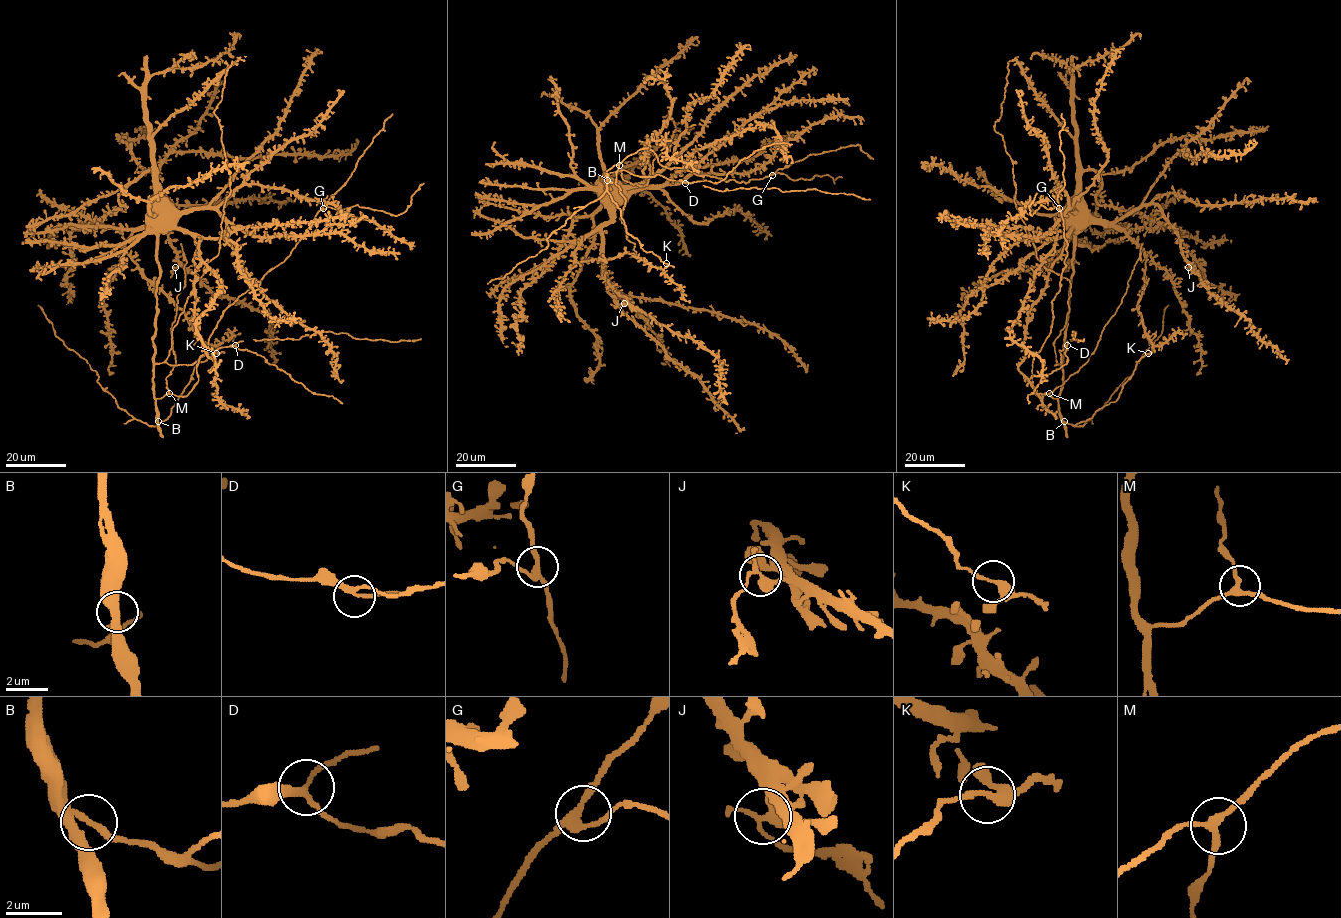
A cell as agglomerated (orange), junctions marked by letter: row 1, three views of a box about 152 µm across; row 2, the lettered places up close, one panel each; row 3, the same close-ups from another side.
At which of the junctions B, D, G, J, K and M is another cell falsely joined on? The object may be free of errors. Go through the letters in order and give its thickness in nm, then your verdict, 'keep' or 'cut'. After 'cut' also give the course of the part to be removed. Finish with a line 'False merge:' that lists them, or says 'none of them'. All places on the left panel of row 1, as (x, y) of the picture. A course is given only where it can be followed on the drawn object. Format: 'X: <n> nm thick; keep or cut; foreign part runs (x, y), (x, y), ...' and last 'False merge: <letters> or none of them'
B: 260 nm thick; keep
D: 200 nm thick; keep
G: 280 nm thick; keep
J: 280 nm thick; cut
K: 260 nm thick; keep
M: 220 nm thick; keep
False merge: J

